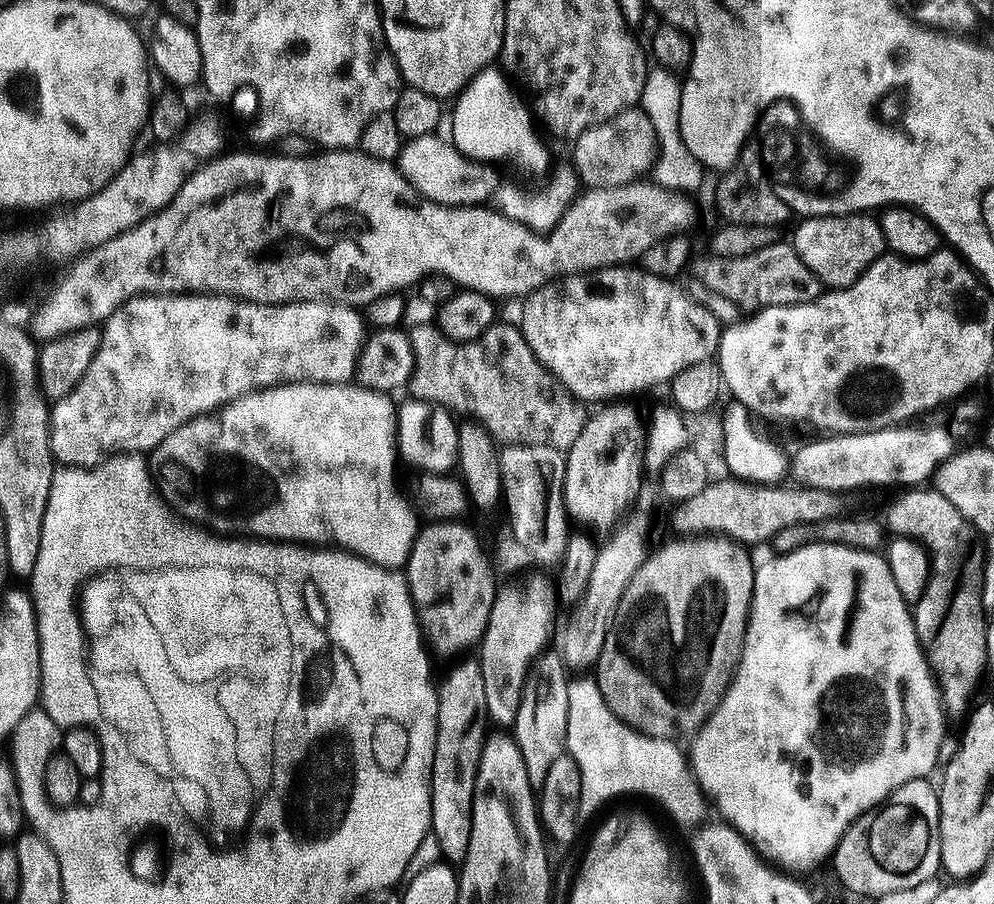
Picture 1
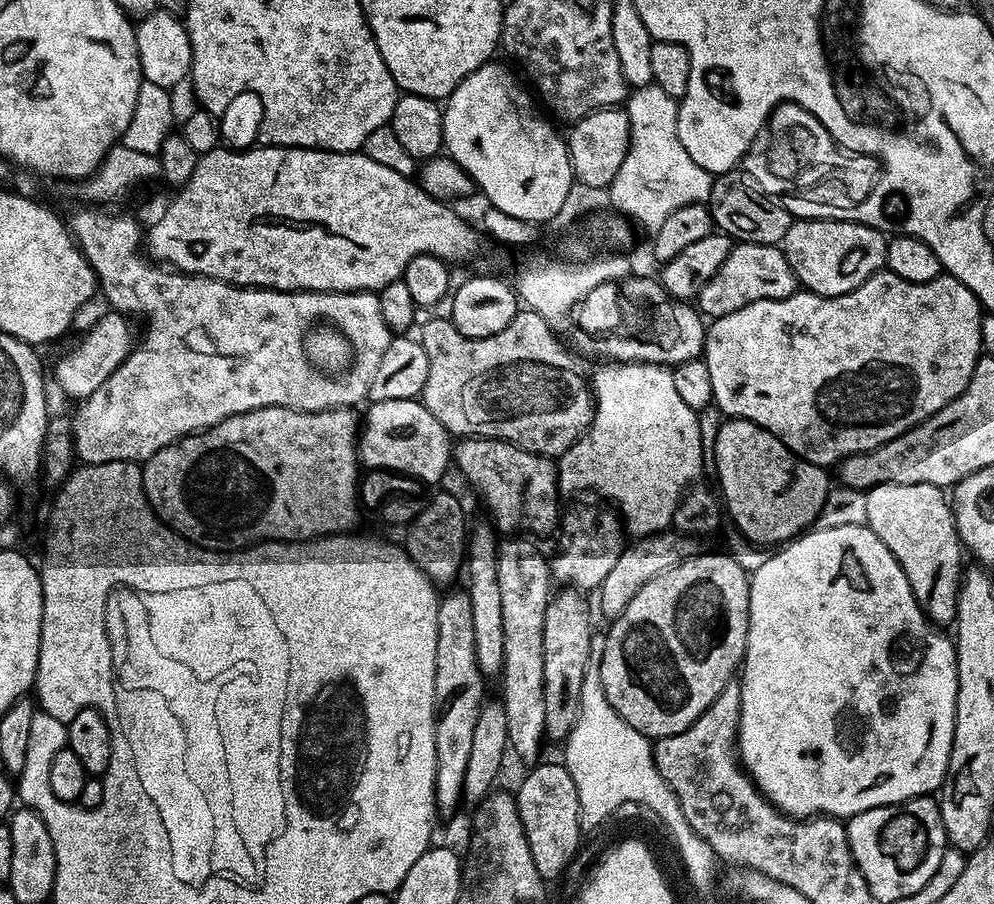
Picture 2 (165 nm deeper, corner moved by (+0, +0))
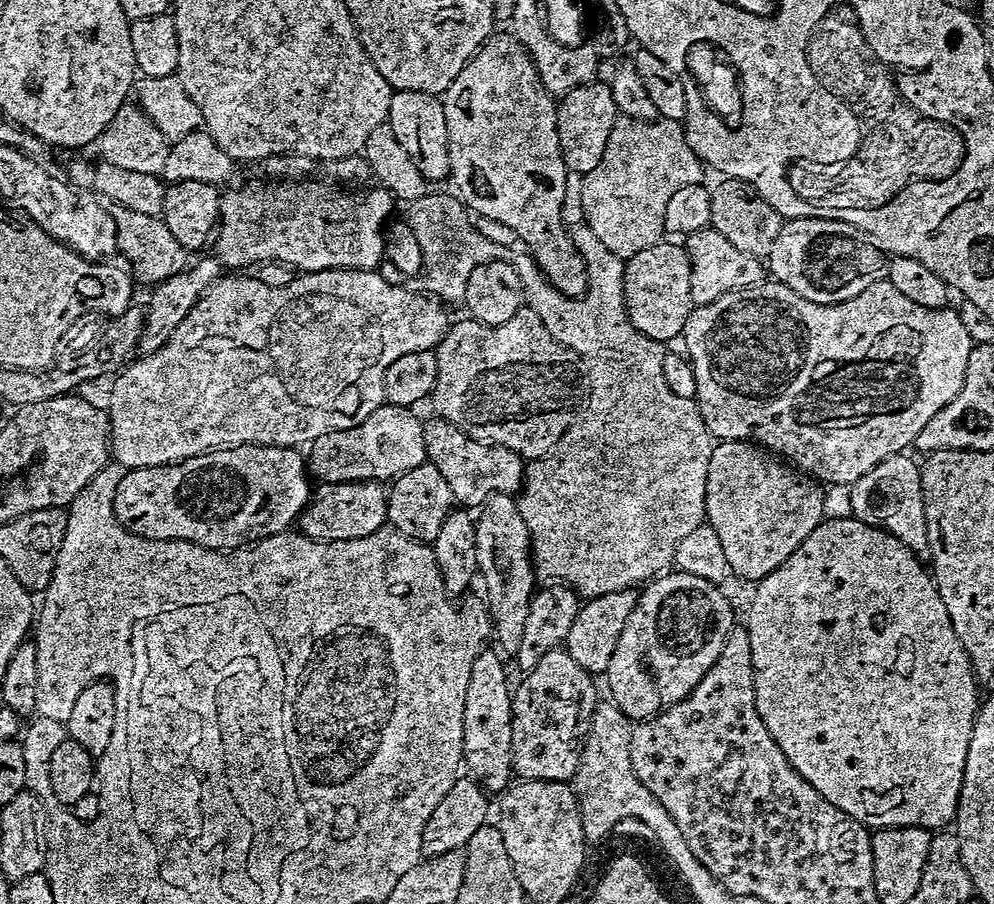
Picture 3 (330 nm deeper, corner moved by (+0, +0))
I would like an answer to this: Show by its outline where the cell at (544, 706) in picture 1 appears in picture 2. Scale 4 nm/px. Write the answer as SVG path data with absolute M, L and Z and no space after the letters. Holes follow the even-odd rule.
M516 534L504 538L498 544L498 587L502 593L502 630L506 633L504 647L504 697L502 703L506 710L508 727L508 747L520 760L541 759L540 743L545 743L544 727L546 726L546 702L544 701L544 683L542 682L542 626L546 622L546 606L550 599L548 584L553 583L550 571L550 560L540 553L535 539Z

